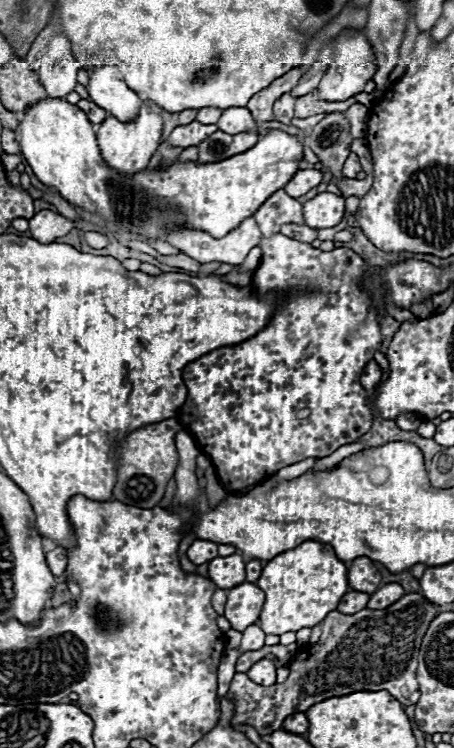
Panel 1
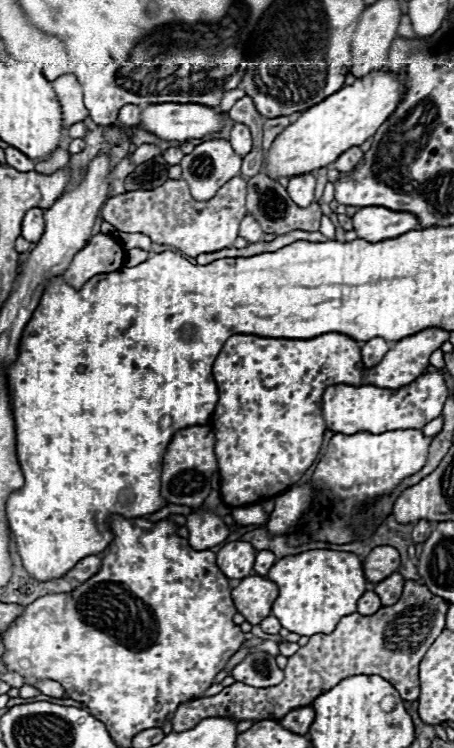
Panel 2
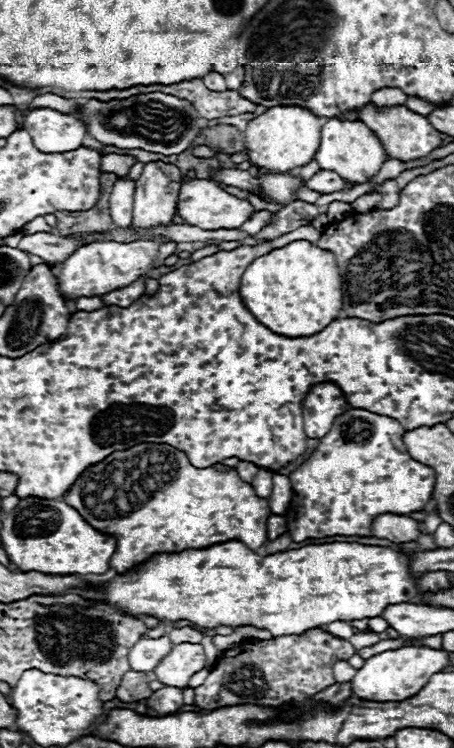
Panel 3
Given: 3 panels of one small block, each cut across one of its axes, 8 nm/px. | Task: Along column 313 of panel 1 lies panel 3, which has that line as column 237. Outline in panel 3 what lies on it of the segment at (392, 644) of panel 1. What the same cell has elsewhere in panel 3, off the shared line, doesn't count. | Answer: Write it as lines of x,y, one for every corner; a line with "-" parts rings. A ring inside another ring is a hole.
322,628
302,636
278,636
270,640
244,640
232,650
224,650
216,668
206,682
194,688
194,706
200,710
218,710
222,706
256,704
278,708
288,702
304,702
316,692
336,684
332,668
340,660
354,656
354,646
348,640
332,638

